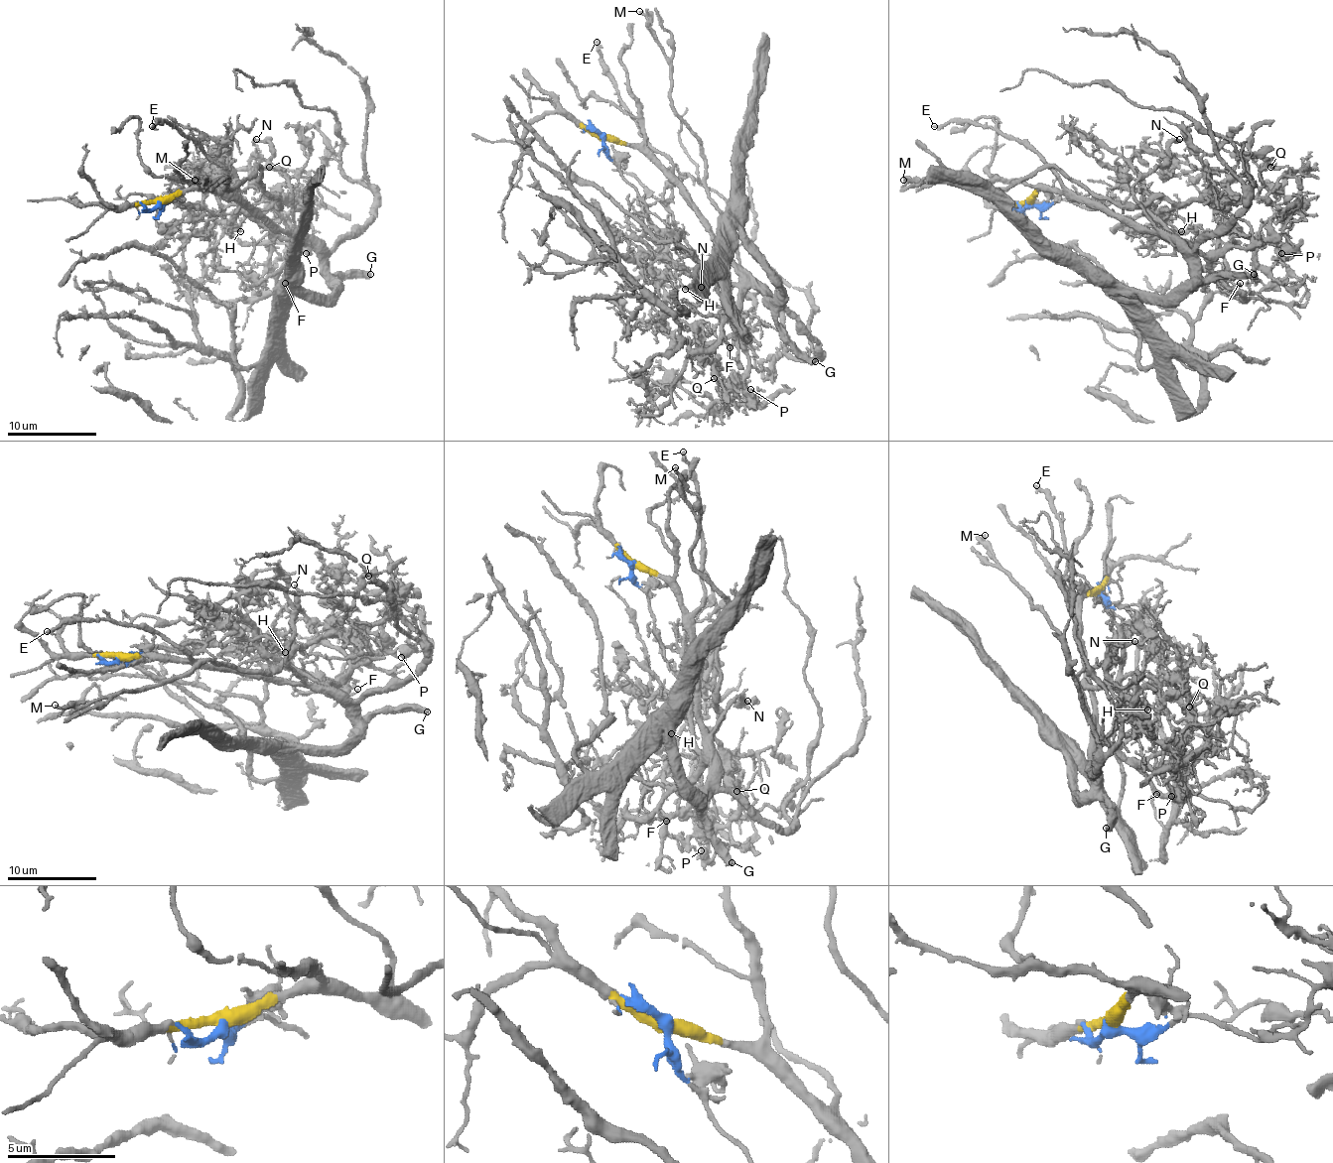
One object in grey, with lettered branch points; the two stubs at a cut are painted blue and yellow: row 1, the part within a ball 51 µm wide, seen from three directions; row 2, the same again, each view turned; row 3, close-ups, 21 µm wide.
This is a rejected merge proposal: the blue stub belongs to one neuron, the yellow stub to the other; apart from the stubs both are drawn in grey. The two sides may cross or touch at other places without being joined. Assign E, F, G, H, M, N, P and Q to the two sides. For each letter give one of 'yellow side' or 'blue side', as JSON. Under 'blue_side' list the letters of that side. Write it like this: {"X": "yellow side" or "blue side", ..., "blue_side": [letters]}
{"E": "yellow side", "F": "yellow side", "G": "yellow side", "H": "blue side", "M": "blue side", "N": "yellow side", "P": "blue side", "Q": "blue side", "blue_side": ["H", "M", "P", "Q"]}

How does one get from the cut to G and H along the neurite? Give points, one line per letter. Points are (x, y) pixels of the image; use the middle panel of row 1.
G: (602, 137), (613, 137), (636, 146), (667, 178), (692, 206), (710, 238), (770, 299), (779, 332), (816, 361)
H: (602, 137), (604, 155), (636, 192), (647, 218), (715, 261), (717, 279), (688, 270), (677, 276), (686, 290)

